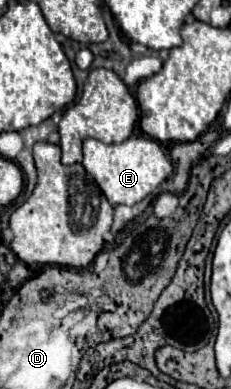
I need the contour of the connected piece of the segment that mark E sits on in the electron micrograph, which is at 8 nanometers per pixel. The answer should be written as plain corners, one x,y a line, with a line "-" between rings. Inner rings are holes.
131,135
118,145
106,145
98,139
86,139
82,165
94,177
112,205
138,203
172,175
172,162
161,144
154,139
136,135

